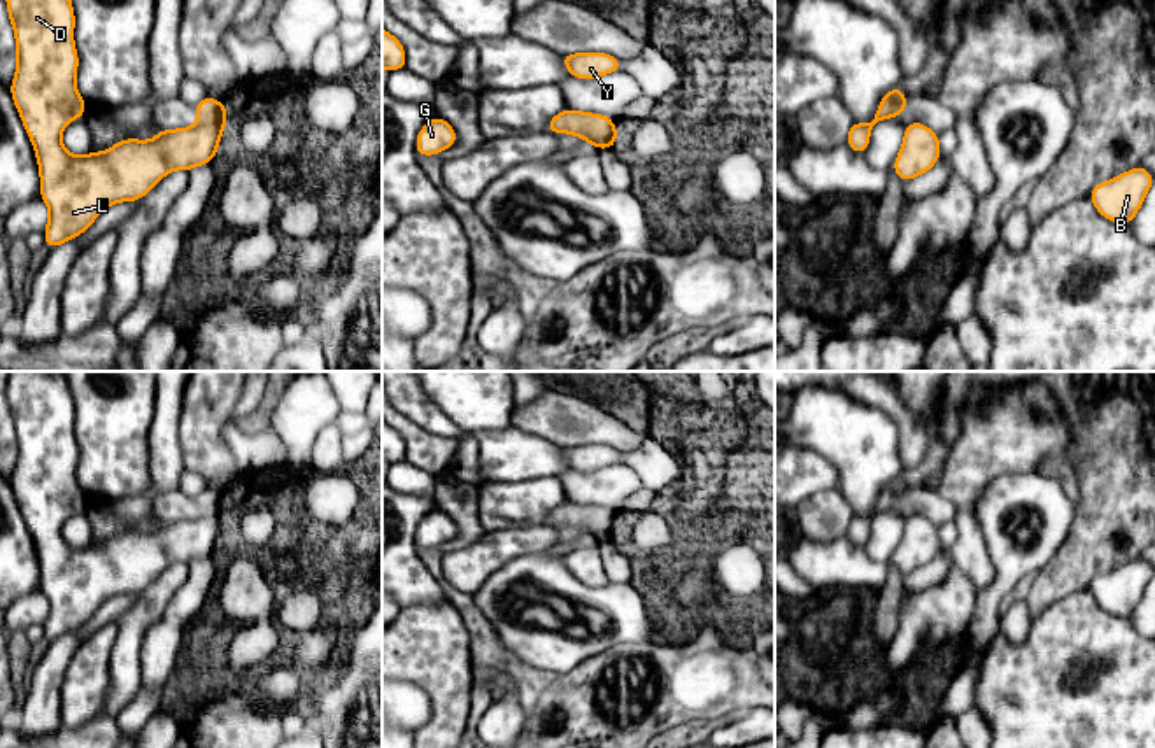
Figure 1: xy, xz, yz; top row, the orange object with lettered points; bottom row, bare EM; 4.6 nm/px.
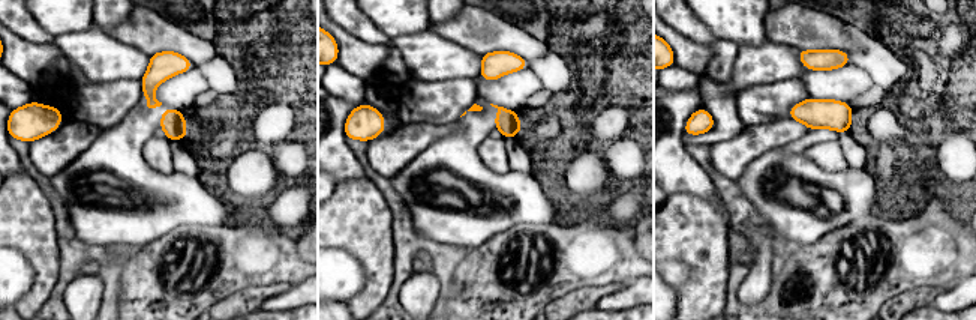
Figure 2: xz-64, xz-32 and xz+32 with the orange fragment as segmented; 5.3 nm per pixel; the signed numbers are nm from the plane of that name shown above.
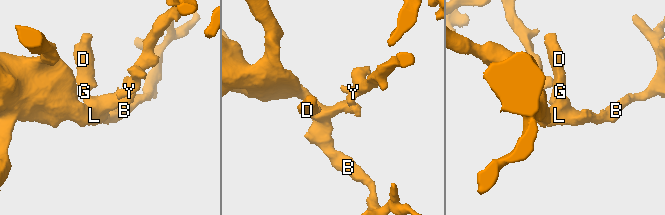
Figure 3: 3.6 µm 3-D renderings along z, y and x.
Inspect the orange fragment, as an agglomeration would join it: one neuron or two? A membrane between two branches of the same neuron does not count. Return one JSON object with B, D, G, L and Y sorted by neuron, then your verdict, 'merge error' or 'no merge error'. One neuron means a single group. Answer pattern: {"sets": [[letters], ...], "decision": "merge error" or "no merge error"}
{"sets": [["B", "D", "G", "L"], ["Y"]], "decision": "merge error"}

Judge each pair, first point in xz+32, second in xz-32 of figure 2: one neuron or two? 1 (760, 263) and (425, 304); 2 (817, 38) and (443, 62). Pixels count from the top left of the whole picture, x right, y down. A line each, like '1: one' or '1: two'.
1: one
2: two

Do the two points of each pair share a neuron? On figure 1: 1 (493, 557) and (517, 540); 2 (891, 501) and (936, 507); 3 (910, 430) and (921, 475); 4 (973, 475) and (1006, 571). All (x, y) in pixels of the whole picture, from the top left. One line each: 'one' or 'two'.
1: one
2: one
3: two
4: two

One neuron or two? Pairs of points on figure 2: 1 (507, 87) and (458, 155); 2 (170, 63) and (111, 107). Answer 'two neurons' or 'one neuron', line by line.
1: two neurons
2: two neurons

